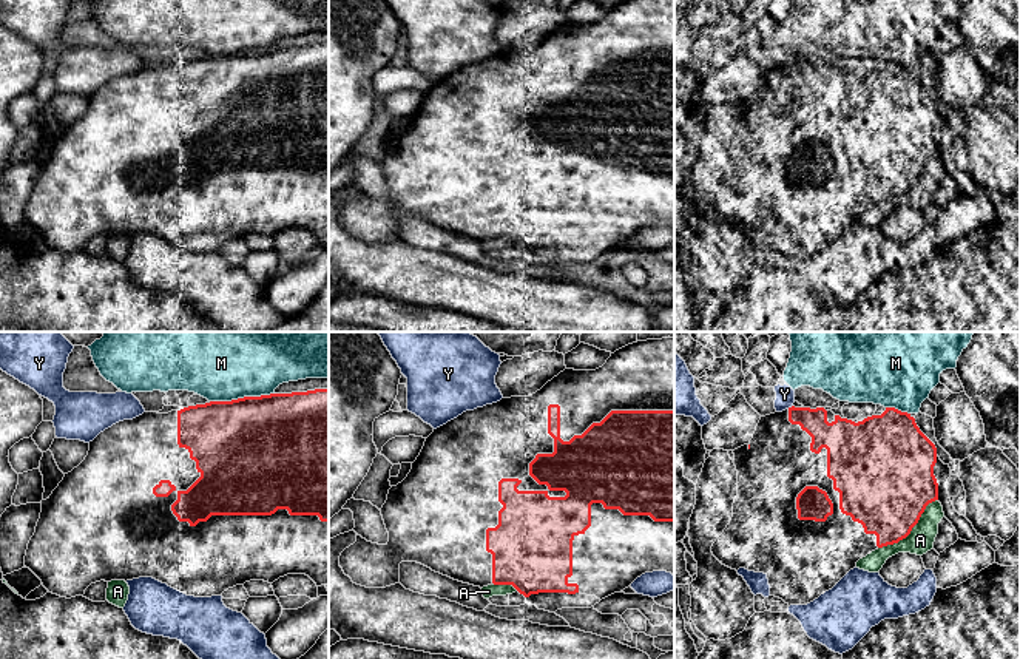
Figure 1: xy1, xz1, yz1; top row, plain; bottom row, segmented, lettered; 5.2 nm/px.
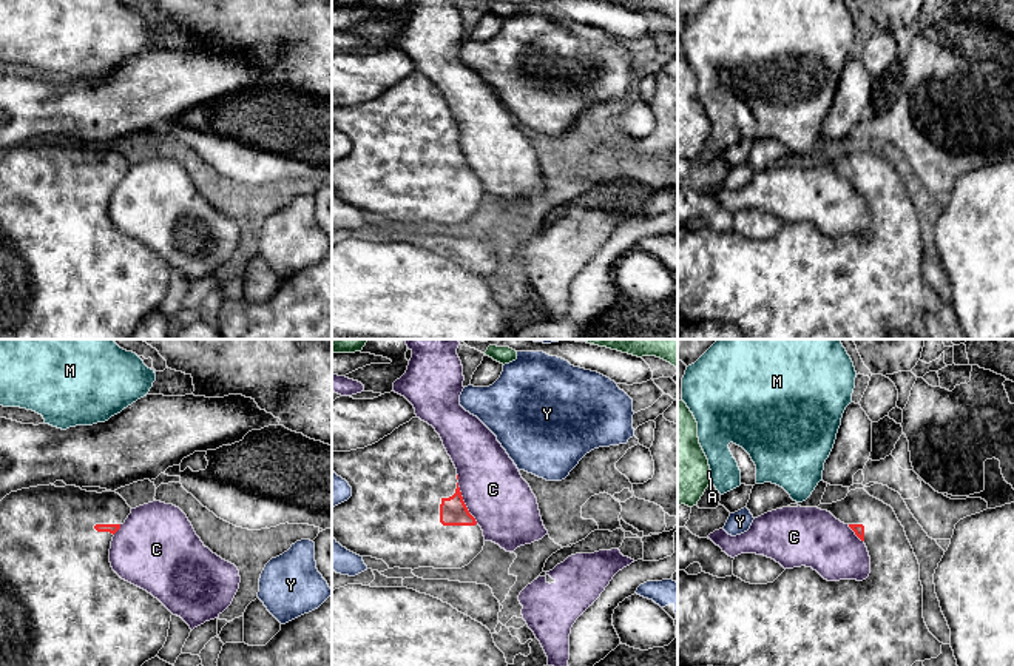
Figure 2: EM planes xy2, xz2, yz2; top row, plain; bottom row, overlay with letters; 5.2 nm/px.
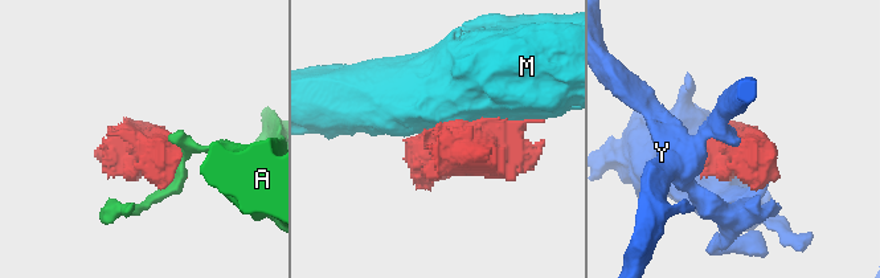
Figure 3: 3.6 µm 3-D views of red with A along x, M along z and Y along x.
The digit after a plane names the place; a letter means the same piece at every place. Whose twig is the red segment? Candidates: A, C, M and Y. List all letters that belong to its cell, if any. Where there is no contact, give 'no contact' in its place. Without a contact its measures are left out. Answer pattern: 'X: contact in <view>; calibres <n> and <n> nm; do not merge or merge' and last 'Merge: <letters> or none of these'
A: contact in yz1; calibres 440 and 140 nm; do not merge
C: contact in xz2; calibres 140 and 320 nm; do not merge
M: contact in xy1; calibres 500 and 280 nm; do not merge
Y: contact in yz1; calibres 140 and 100 nm; do not merge
Merge: none of these

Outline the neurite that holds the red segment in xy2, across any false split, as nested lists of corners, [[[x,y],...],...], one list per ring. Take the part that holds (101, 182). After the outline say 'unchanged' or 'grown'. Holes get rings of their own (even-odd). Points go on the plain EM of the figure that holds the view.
[[[37,140],[0,156],[0,339],[133,339],[139,322],[164,302],[171,267],[111,222],[114,188],[131,162],[116,146]]]; grown

